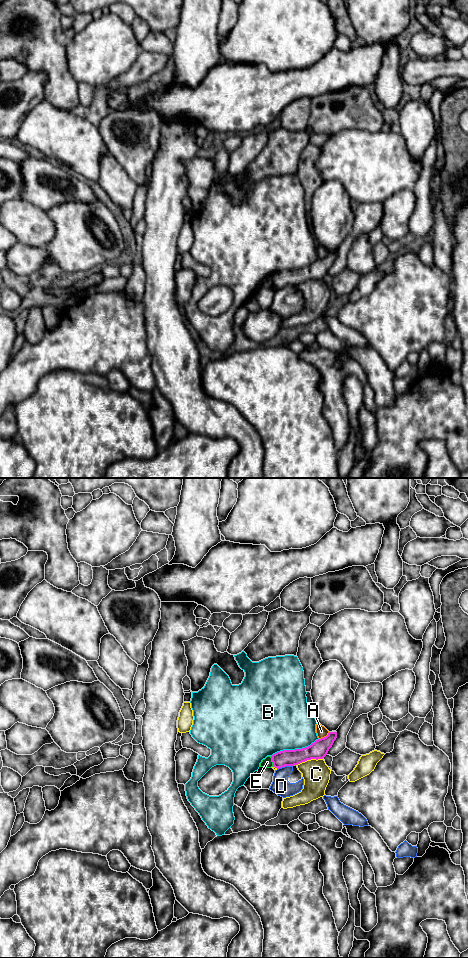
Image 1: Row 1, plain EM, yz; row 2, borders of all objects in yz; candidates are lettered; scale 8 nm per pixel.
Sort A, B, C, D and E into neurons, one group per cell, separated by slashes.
A / B / C / D / E

